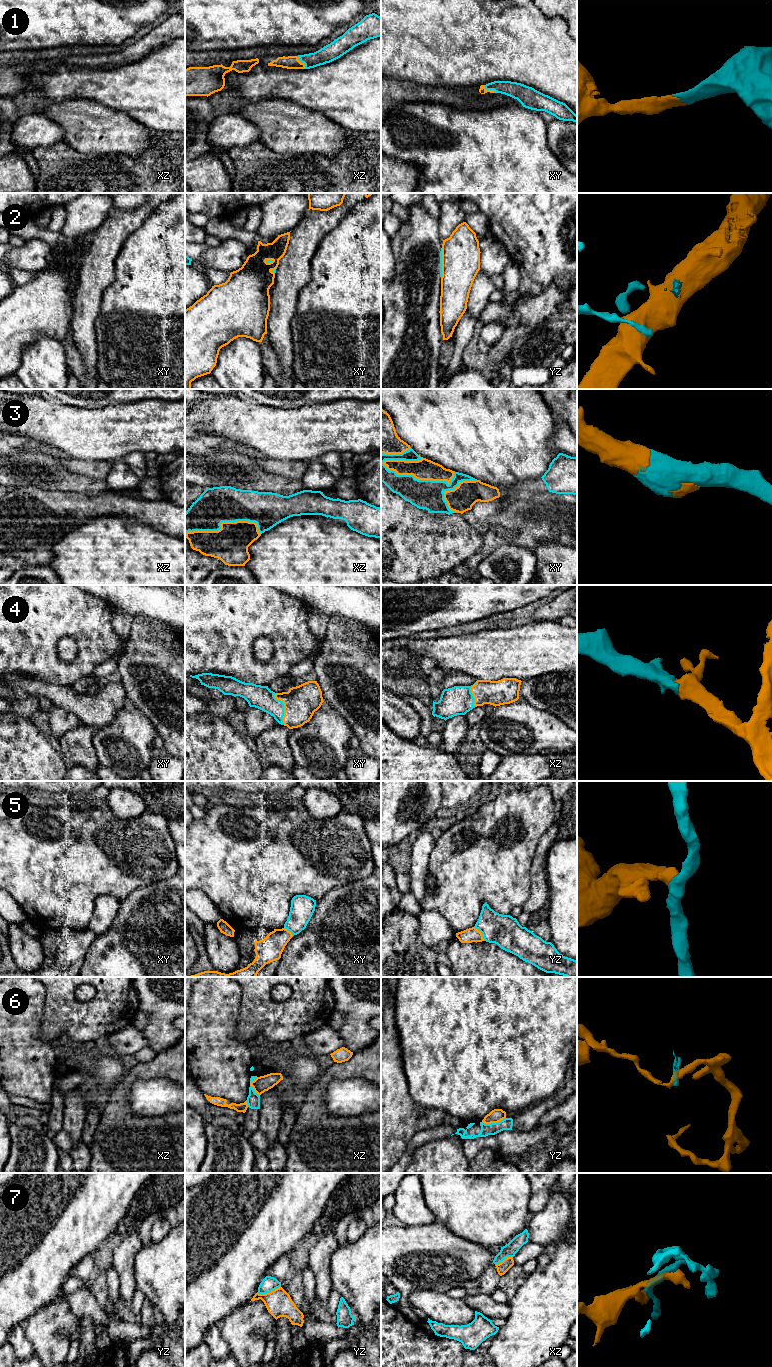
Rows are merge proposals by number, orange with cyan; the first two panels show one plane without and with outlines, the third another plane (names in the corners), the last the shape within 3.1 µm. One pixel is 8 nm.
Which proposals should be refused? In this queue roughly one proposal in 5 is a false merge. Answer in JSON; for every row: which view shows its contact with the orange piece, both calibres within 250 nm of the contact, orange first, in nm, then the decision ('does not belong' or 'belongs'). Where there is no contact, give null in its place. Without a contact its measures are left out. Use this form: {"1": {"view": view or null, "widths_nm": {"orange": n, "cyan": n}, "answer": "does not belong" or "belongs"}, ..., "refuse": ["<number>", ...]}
{"1": {"view": "xy", "widths_nm": {"orange": 40, "cyan": 140}, "answer": "belongs"}, "2": {"view": "yz", "widths_nm": {"orange": 300, "cyan": 20}, "answer": "does not belong"}, "3": {"view": "xy", "widths_nm": {"orange": 170, "cyan": 240}, "answer": "belongs"}, "4": {"view": "xy", "widths_nm": {"orange": 260, "cyan": 190}, "answer": "belongs"}, "5": {"view": "yz", "widths_nm": {"orange": 120, "cyan": 260}, "answer": "does not belong"}, "6": {"view": "yz", "widths_nm": {"orange": 110, "cyan": 100}, "answer": "does not belong"}, "7": {"view": "yz", "widths_nm": {"orange": 220, "cyan": 120}, "answer": "does not belong"}, "refuse": ["2", "5", "6", "7"]}

